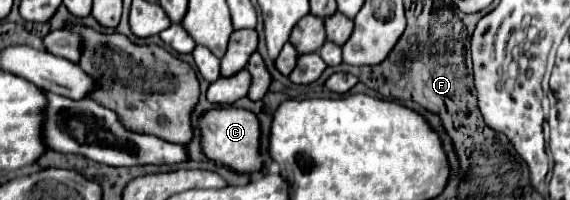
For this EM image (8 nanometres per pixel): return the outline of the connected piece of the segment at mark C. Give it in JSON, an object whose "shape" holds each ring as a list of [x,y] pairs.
{"shape":[[[219,107],[211,109],[201,117],[201,133],[203,133],[203,153],[237,173],[259,173],[265,165],[265,159],[259,151],[261,127],[255,113],[237,107]]]}

